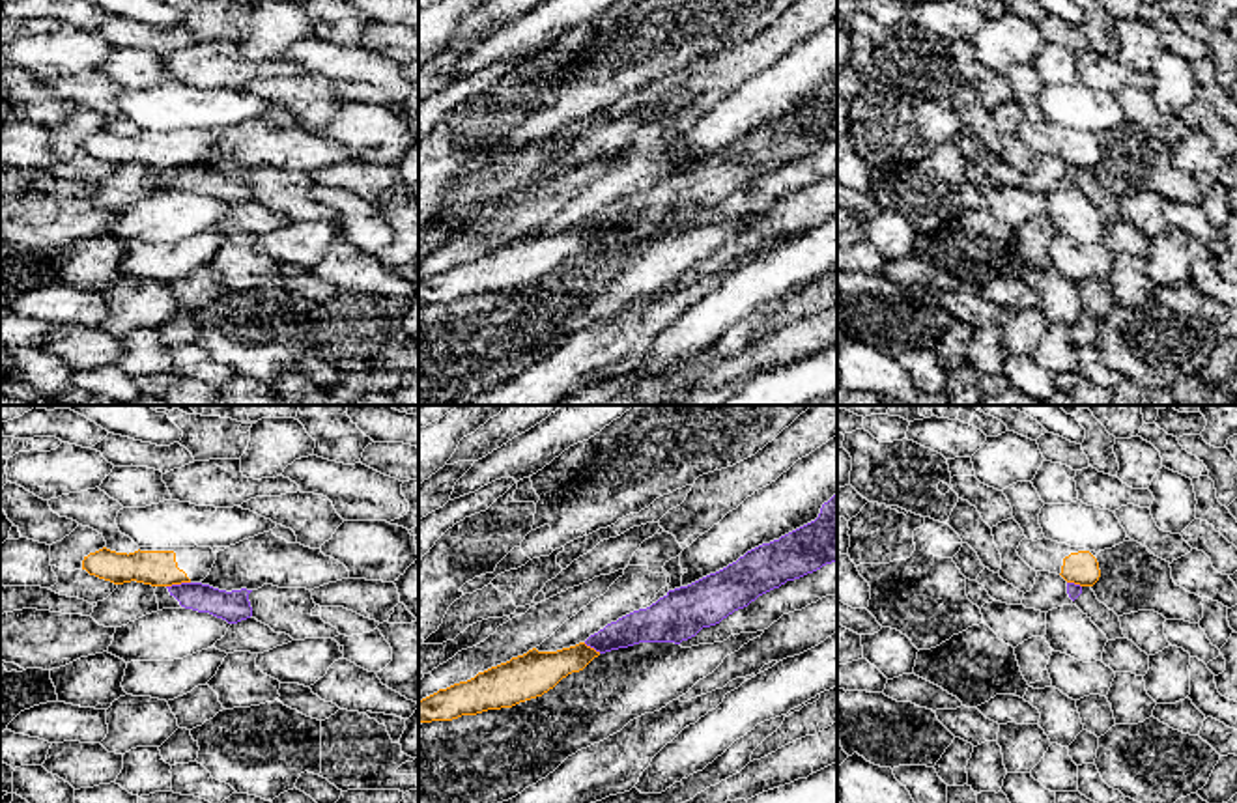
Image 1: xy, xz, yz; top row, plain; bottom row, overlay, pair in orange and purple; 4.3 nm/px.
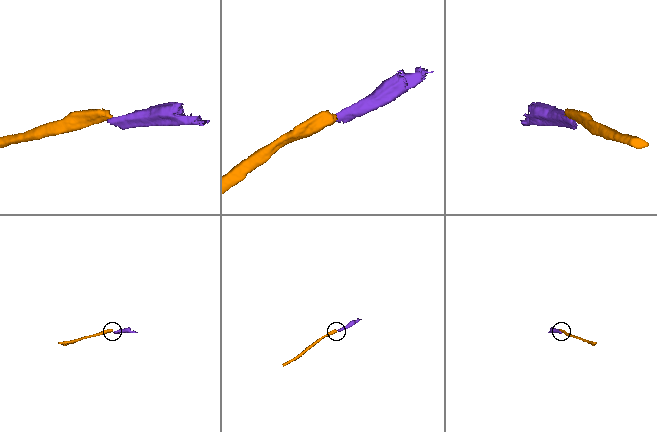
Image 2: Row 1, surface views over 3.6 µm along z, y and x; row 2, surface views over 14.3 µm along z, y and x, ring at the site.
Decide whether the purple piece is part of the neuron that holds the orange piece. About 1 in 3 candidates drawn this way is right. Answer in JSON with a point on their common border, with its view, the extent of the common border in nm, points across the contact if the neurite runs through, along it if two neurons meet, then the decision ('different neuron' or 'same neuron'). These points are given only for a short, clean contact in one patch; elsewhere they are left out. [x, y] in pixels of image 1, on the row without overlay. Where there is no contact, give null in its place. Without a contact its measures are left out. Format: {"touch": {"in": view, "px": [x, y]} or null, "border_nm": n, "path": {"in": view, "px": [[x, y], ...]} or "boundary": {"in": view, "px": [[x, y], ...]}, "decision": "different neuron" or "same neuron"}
{"touch": {"in": "xy", "px": [178, 165]}, "border_nm": 110, "boundary": {"in": "xy", "px": [[189, 163], [167, 169]]}, "decision": "different neuron"}

